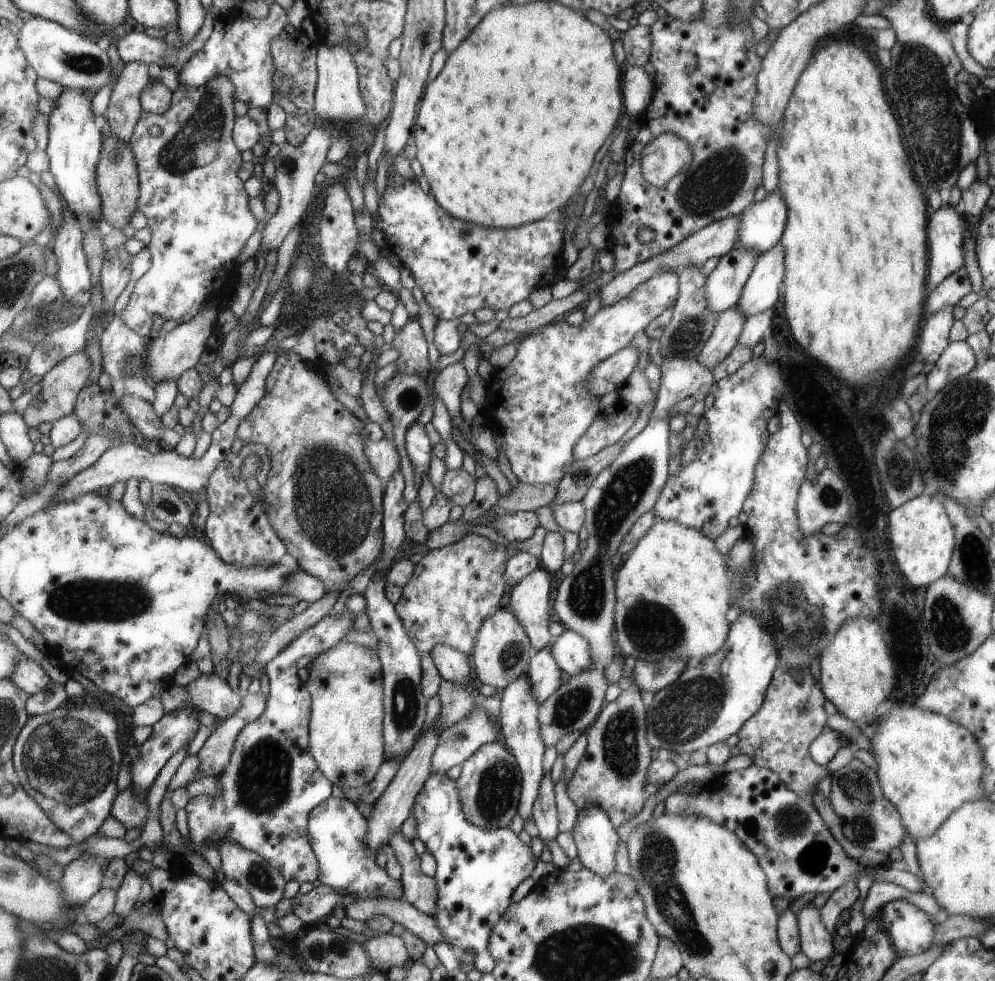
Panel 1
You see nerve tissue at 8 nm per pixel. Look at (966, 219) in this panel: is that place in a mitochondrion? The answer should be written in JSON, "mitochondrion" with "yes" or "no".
{"mitochondrion":"no"}

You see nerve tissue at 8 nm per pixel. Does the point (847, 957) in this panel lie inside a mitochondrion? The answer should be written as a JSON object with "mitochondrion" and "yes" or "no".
{"mitochondrion":"no"}

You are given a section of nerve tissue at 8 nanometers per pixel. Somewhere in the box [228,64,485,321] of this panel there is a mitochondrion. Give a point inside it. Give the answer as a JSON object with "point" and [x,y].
{"point":[465,234]}

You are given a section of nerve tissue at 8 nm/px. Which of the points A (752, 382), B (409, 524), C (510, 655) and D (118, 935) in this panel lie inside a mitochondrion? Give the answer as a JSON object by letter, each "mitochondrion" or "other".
{"A":"mitochondrion","B":"other","C":"mitochondrion","D":"other"}

